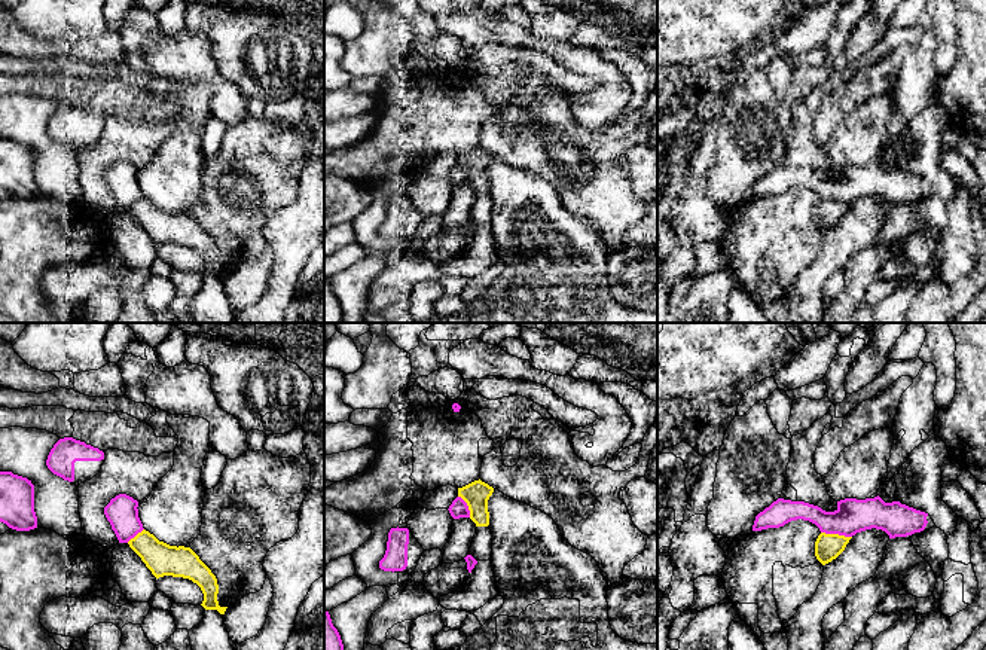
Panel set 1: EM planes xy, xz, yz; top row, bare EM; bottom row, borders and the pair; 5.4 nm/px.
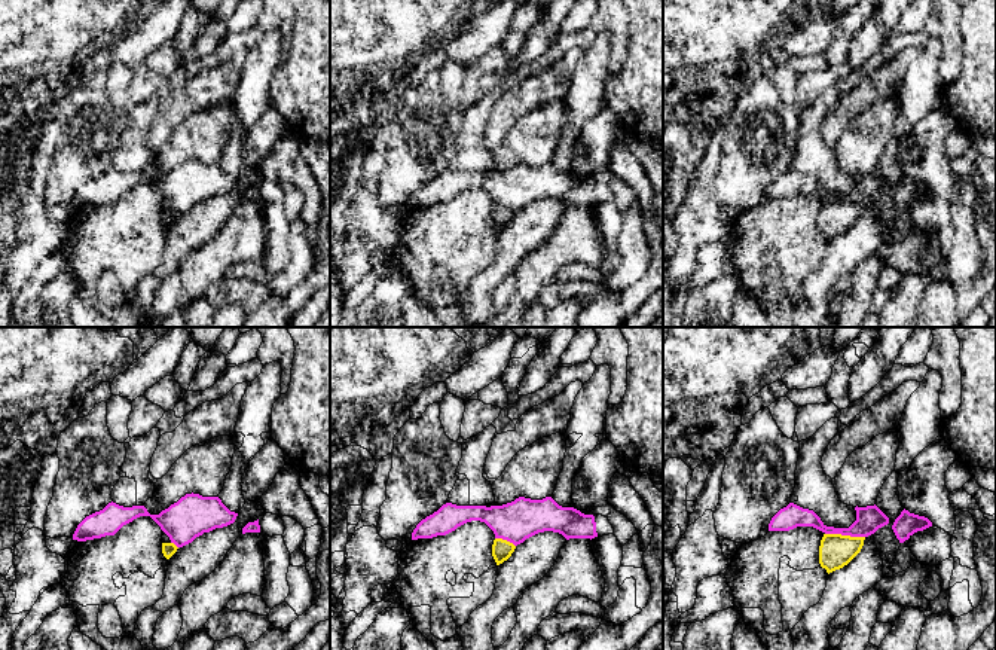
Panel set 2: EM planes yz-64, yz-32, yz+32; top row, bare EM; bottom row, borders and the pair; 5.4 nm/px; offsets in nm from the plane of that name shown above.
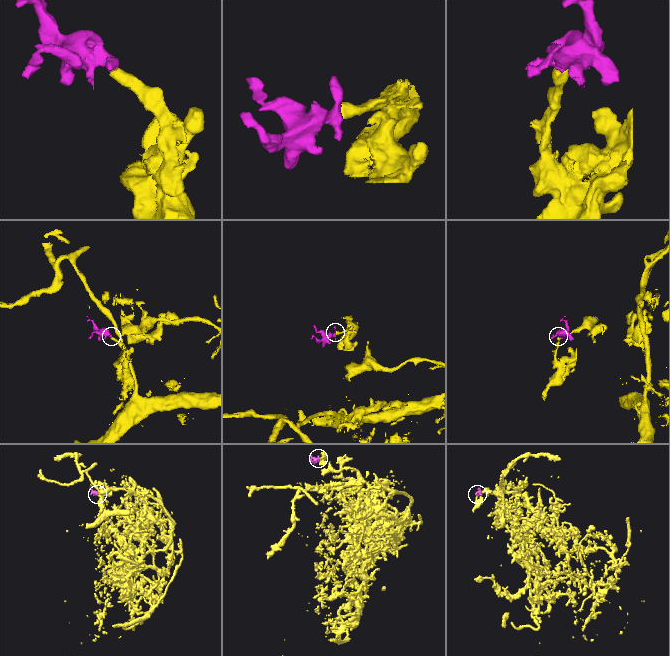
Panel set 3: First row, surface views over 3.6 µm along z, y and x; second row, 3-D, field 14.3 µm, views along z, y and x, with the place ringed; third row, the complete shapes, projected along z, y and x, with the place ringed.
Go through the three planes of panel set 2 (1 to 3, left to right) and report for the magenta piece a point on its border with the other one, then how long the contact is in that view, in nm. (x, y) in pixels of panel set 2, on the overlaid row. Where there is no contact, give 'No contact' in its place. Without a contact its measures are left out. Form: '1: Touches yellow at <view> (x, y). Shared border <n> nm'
1: Touches yellow at yz-64 (174, 545). Shared border 50 nm
2: Touches yellow at yz-32 (506, 540). Shared border 120 nm
3: Touches yellow at yz+32 (845, 536). Shared border 220 nm

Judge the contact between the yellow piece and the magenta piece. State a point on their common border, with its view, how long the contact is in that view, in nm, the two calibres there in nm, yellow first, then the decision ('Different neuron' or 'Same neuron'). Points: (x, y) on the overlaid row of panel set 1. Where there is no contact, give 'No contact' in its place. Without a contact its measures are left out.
Touches yellow at yz (836, 534). Shared border 170 nm. Thickness 140 nm (yellow) against 180 nm. Different neuron

